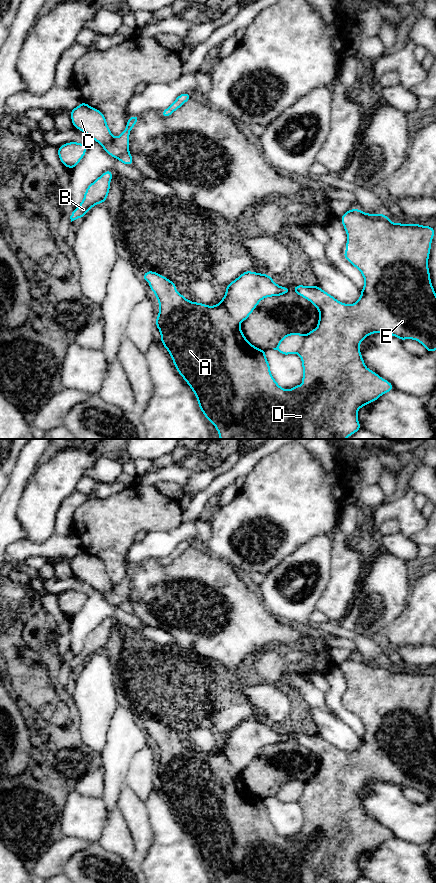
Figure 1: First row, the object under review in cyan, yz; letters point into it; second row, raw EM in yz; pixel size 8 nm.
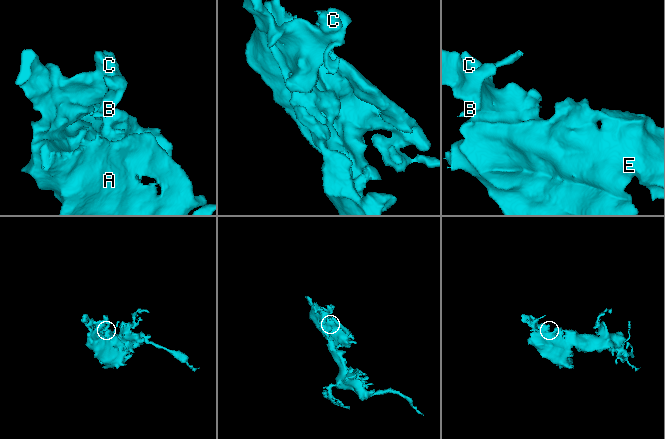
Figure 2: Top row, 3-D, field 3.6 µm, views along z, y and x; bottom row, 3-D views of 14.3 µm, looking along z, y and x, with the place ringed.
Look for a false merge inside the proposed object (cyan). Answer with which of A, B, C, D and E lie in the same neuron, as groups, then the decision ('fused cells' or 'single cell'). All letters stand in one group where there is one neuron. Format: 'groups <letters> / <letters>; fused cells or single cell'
groups A B C D E; single cell

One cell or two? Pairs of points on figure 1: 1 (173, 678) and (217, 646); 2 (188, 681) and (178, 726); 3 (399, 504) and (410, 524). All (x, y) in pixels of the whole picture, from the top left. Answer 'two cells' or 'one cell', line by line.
1: two cells
2: one cell
3: one cell

